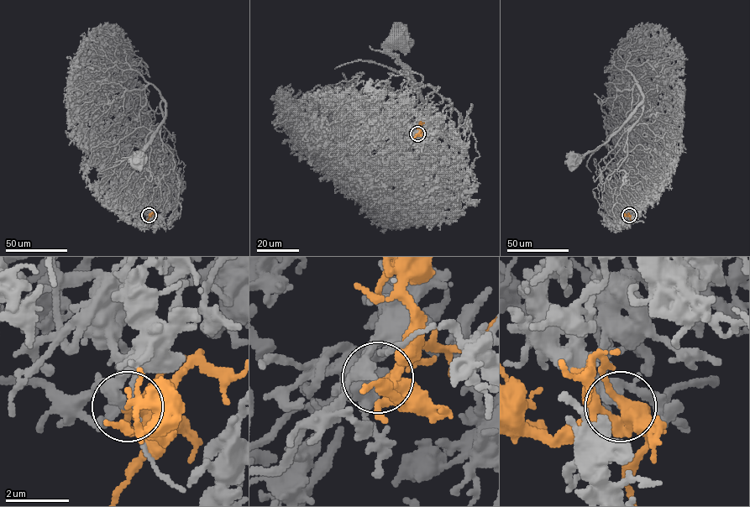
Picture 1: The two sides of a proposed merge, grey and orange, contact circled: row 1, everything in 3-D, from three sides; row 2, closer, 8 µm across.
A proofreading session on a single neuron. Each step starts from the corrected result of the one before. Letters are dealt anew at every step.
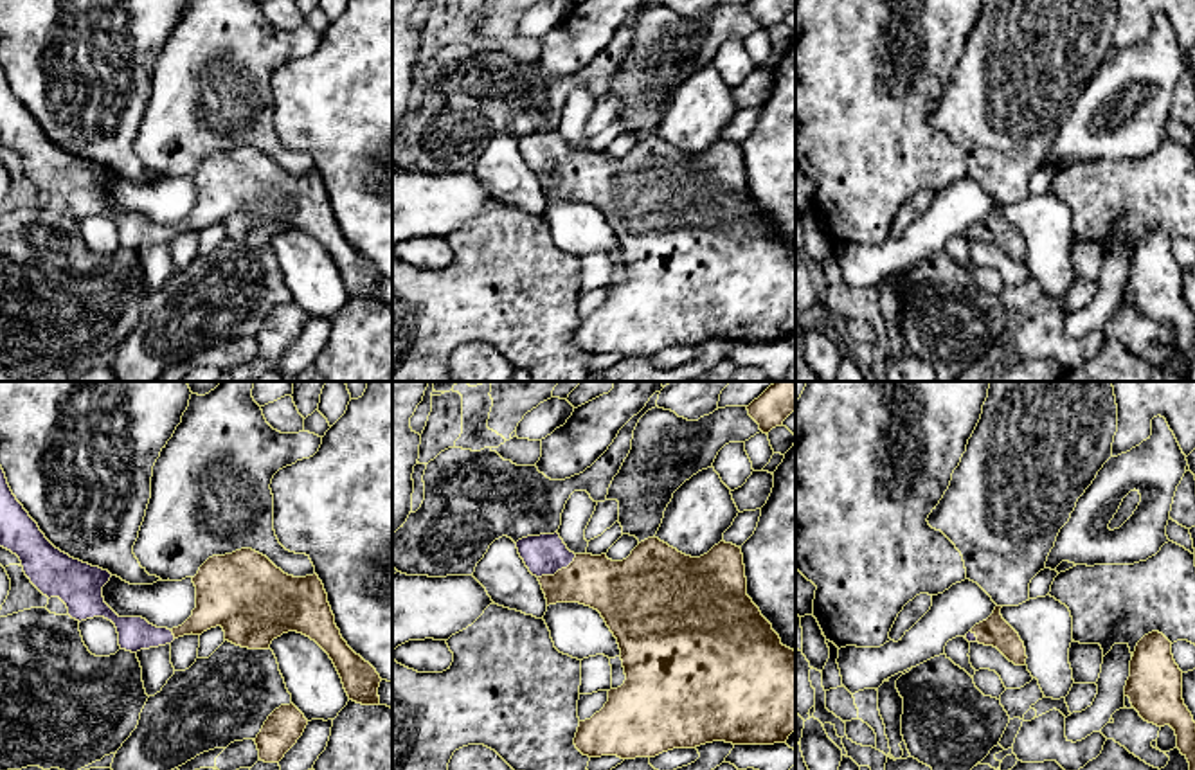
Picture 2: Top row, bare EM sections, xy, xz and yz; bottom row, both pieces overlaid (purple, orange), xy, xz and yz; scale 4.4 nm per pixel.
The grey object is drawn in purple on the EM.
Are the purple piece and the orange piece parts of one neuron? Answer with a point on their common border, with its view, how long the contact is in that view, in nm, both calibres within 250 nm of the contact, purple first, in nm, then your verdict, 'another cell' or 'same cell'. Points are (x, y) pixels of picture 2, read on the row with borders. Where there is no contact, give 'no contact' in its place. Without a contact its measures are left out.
meets purple in xz at (558, 569); contact 200 nm long; 180 nm thick on the purple side, 240 nm on the other; same cell

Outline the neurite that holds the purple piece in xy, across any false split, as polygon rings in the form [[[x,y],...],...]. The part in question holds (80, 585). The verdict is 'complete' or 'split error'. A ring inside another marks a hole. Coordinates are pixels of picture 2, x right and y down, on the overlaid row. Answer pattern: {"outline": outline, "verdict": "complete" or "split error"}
{"outline": [[[0,466],[0,547],[16,554],[25,576],[49,599],[59,597],[76,621],[104,617],[119,633],[121,649],[171,644],[221,626],[225,640],[270,649],[274,639],[297,631],[315,640],[333,660],[349,700],[380,705],[380,675],[342,639],[328,594],[317,574],[293,578],[266,556],[241,549],[209,558],[193,578],[196,608],[178,628],[157,628],[142,617],[119,617],[103,597],[112,574],[56,549],[13,495]]], "verdict": "split error"}

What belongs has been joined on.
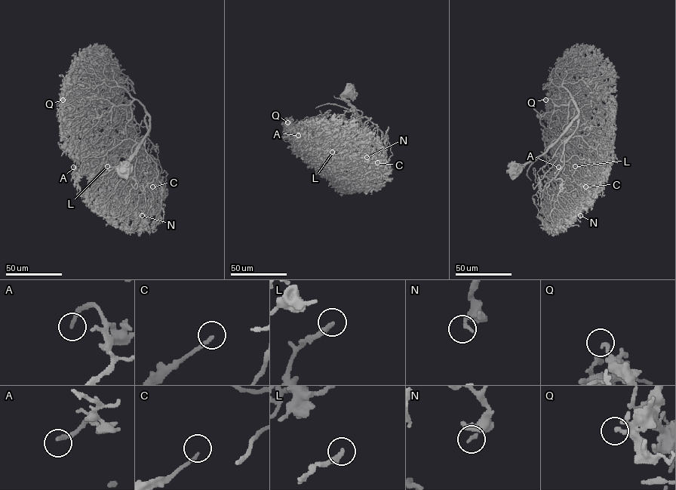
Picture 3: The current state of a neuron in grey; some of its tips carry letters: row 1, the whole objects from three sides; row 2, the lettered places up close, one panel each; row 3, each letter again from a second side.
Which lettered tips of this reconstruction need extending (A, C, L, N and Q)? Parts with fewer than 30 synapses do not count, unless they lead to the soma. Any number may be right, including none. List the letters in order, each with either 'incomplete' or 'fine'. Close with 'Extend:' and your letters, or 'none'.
A: incomplete
C: fine
L: fine
N: fine
Q: fine
Extend: A

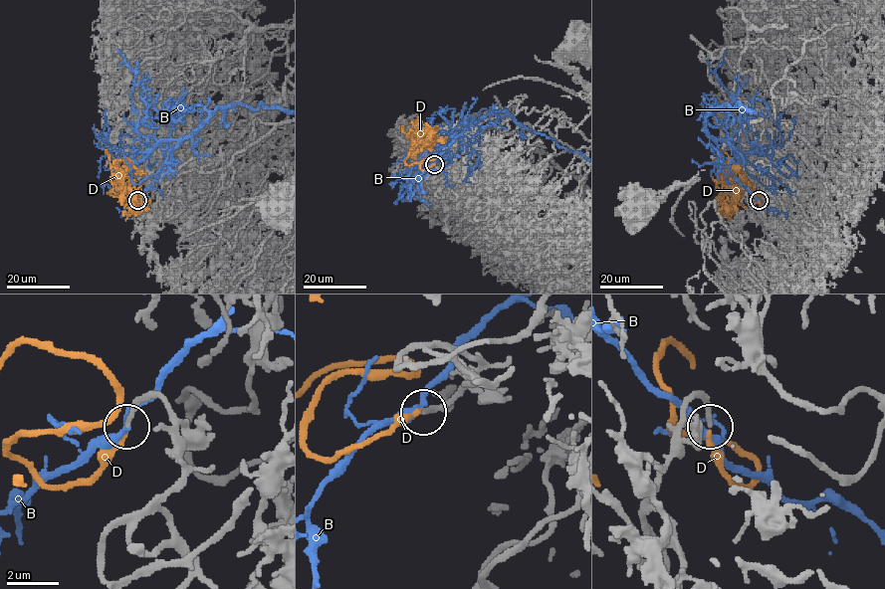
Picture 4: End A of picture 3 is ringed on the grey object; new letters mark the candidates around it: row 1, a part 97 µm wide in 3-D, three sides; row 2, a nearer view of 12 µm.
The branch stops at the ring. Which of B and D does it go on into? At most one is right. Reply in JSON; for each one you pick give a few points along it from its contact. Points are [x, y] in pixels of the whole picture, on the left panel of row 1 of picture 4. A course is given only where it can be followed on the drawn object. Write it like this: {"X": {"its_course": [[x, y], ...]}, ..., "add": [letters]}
{"D": {"its_course": [[137, 200], [127, 207], [123, 202], [135, 194], [109, 192], [124, 189], [133, 213], [142, 206], [135, 215]]}, "add": ["D"]}

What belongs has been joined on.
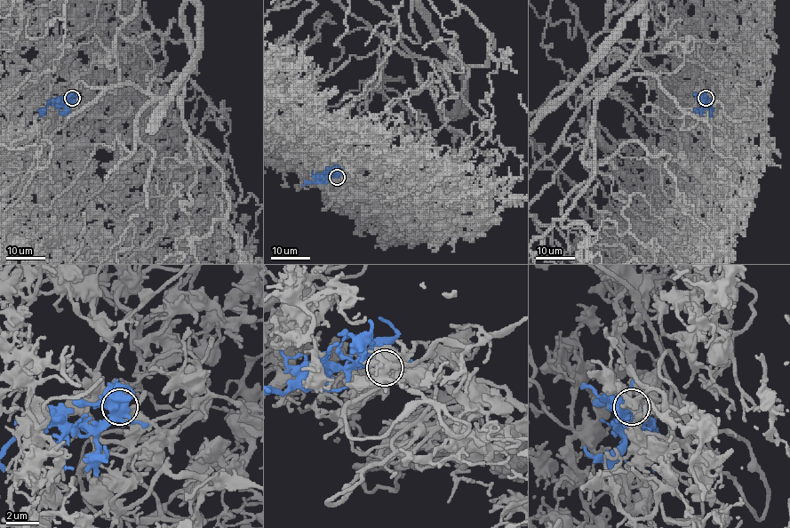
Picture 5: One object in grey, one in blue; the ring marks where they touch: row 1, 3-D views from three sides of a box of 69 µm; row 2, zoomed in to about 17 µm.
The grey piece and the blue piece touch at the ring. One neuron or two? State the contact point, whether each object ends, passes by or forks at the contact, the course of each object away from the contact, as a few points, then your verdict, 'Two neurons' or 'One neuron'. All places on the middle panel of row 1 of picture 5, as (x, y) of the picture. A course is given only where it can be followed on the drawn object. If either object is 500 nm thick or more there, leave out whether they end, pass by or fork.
Place: (337, 177). At the ring grey passes by. At the ring blue forks. Course of grey: (338, 177), (389, 116), (379, 61), (446, 114), (464, 106), (458, 59). Course of blue: (338, 176), (320, 176), (315, 180), (306, 181). One neuron

